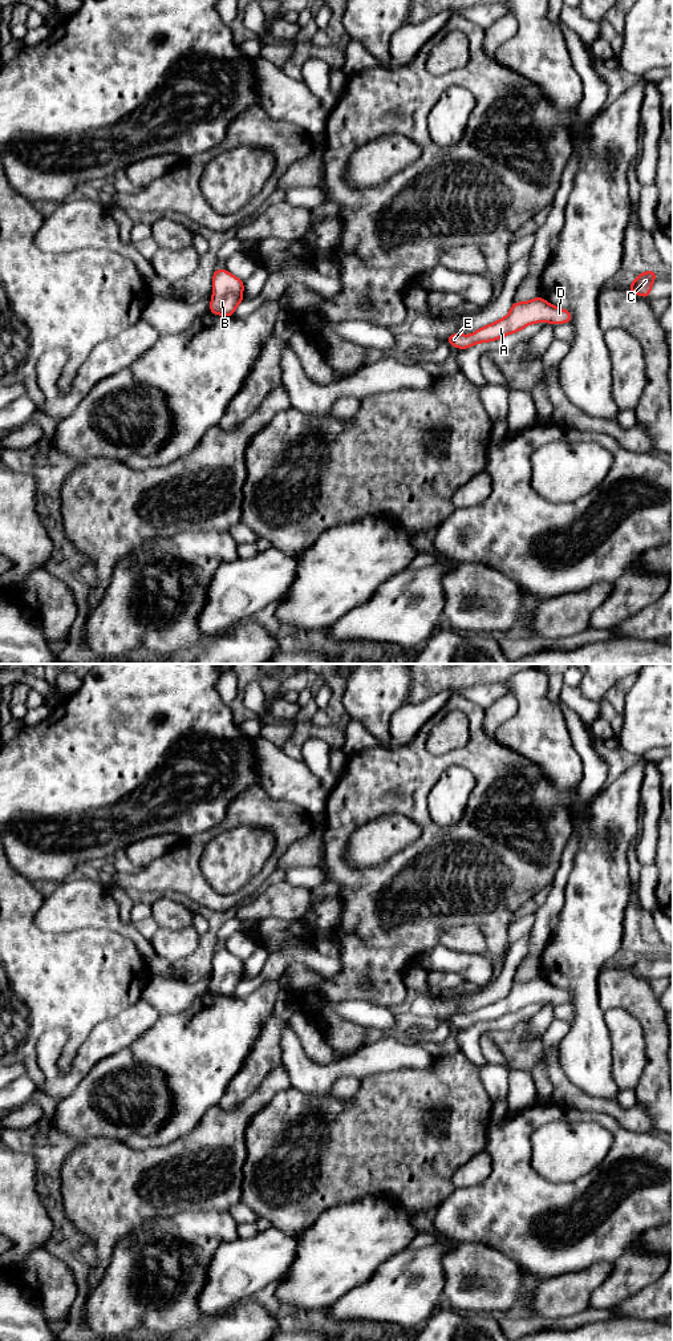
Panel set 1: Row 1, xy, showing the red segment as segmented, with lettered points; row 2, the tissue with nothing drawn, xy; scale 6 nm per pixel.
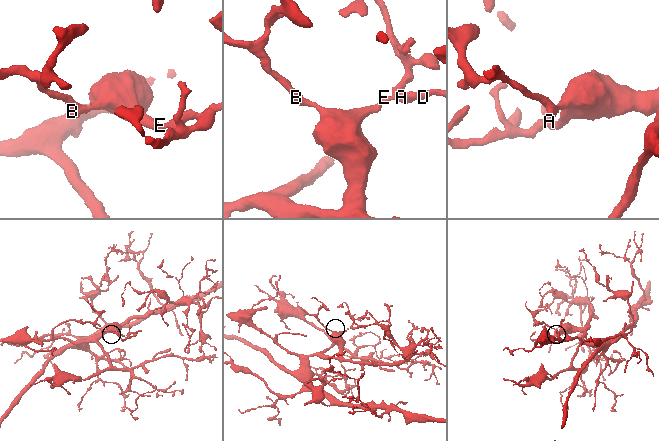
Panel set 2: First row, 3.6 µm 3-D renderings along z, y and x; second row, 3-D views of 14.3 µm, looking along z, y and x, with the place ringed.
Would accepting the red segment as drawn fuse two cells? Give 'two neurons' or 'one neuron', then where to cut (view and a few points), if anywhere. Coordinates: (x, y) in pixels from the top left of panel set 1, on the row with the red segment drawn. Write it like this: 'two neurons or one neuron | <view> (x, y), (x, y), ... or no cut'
one neuron | no cut

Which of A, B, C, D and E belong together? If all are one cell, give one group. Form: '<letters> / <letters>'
A B C D E

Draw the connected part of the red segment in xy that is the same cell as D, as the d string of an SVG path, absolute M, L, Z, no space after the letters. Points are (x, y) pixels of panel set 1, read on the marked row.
M539 296L524 303L514 301L503 319L477 329L473 335L453 333L446 341L455 348L466 349L516 333L534 323L565 324L571 320L571 311L558 308Z

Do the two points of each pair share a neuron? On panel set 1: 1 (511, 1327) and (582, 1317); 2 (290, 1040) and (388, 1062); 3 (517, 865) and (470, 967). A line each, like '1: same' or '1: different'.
1: same
2: same
3: different

